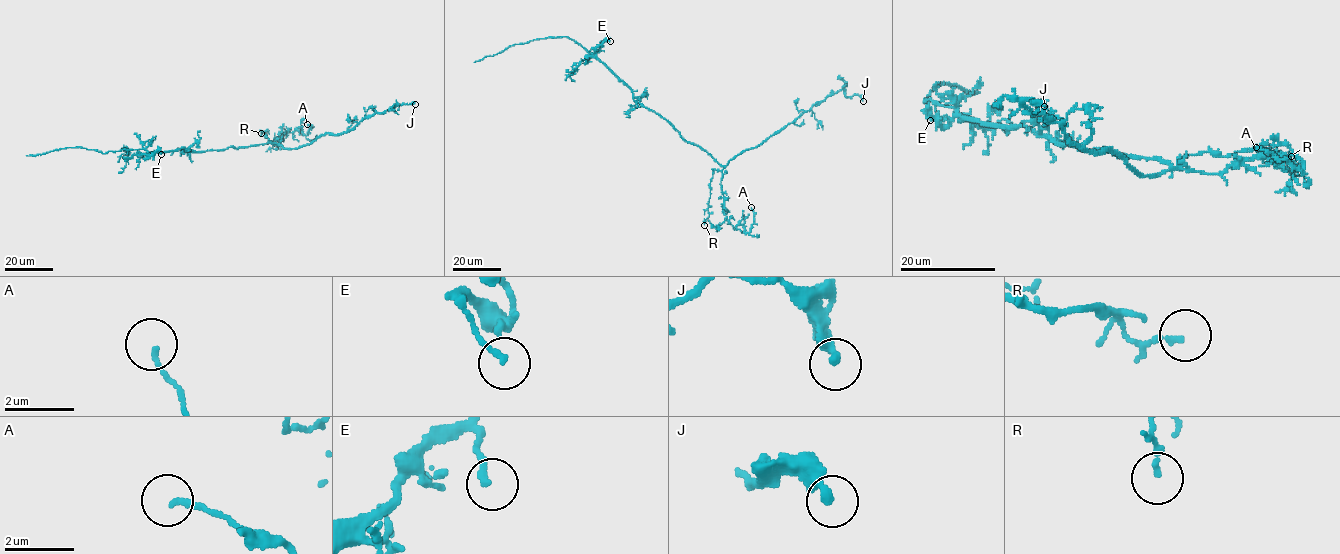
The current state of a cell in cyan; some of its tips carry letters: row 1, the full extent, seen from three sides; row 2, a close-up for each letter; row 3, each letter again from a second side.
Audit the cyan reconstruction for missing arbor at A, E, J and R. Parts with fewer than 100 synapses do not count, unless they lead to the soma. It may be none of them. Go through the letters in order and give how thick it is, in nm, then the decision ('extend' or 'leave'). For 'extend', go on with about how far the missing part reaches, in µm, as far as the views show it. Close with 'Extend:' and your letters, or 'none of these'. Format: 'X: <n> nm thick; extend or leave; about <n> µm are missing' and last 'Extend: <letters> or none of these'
A: 130 nm thick; leave
E: 190 nm thick; leave
J: 320 nm thick; leave
R: 140 nm thick; leave
Extend: none of these

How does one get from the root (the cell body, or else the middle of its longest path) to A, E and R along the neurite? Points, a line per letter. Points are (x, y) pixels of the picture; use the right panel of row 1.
A: (1101, 149), (1204, 173), (1222, 173), (1258, 158), (1292, 164), (1293, 153), (1302, 162), (1303, 174), (1256, 147)
E: (1101, 149), (1069, 146), (1025, 127), (963, 119), (960, 115), (942, 126), (924, 111), (930, 120)
R: (1101, 149), (1162, 160), (1180, 169), (1180, 157), (1201, 152), (1229, 156), (1266, 150), (1291, 156)

